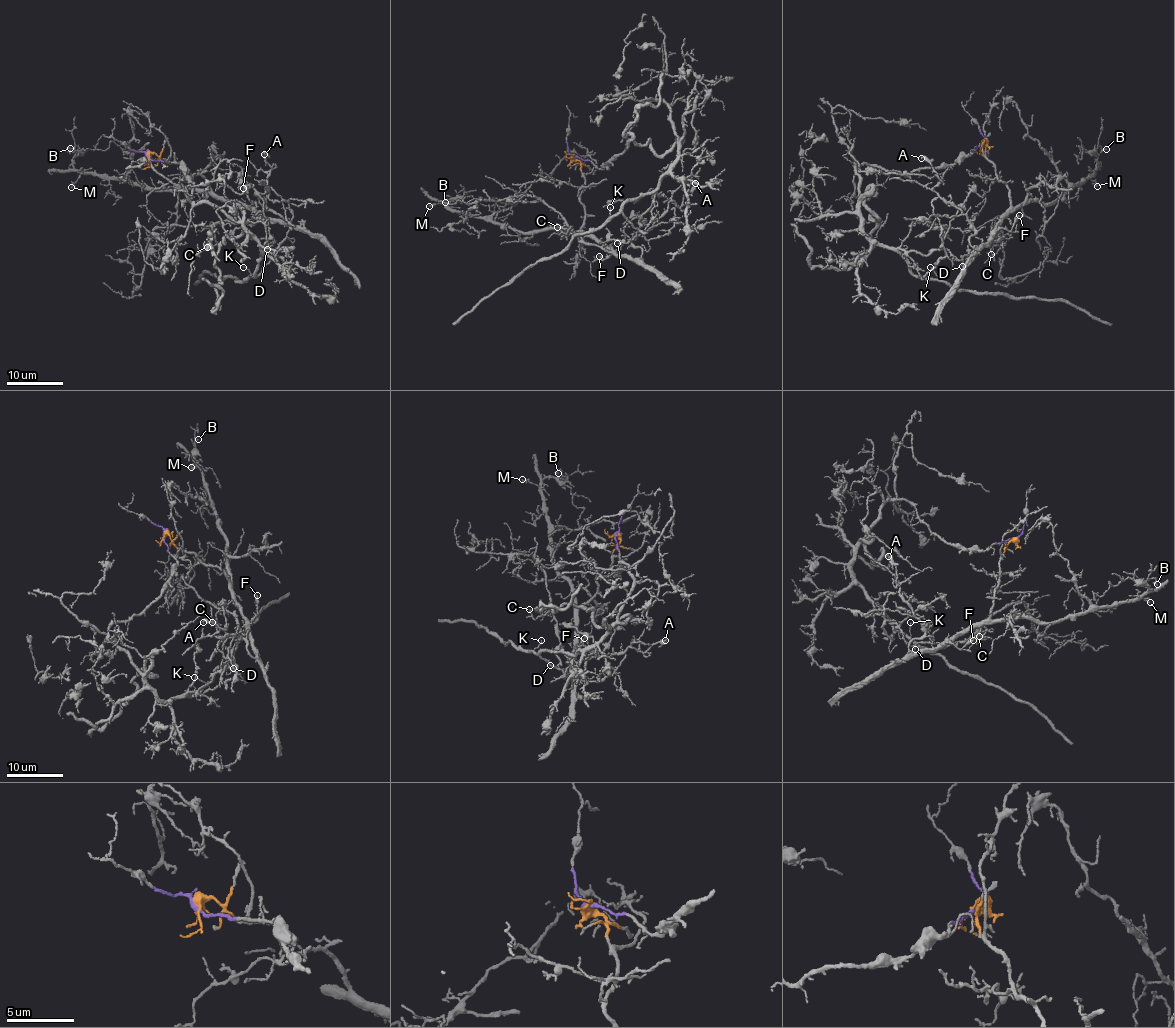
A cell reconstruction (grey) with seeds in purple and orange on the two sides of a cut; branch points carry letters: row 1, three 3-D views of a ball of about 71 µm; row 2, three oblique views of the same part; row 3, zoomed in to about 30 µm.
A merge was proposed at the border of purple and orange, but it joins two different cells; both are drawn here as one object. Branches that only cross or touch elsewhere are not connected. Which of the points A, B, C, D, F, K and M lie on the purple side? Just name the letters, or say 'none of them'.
D, K

